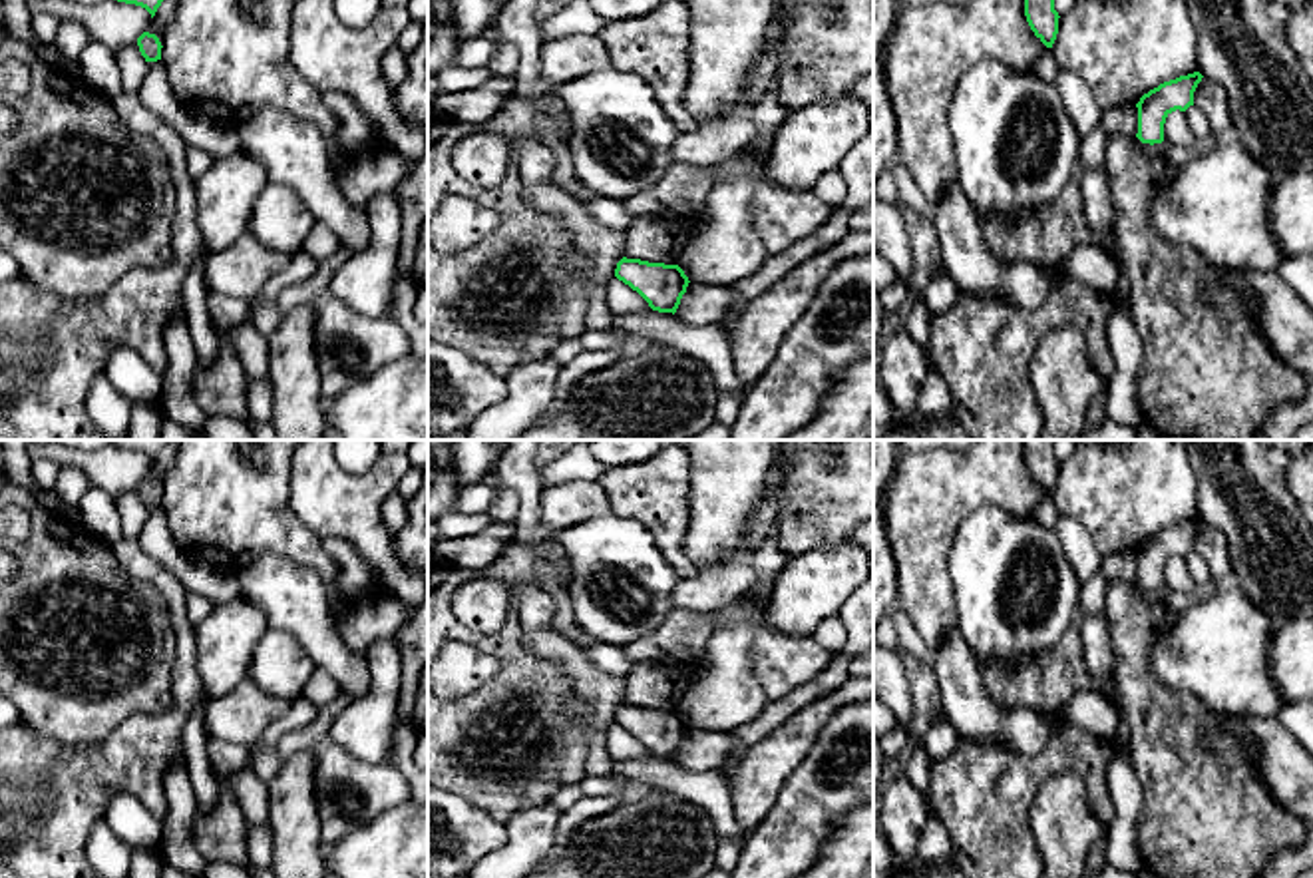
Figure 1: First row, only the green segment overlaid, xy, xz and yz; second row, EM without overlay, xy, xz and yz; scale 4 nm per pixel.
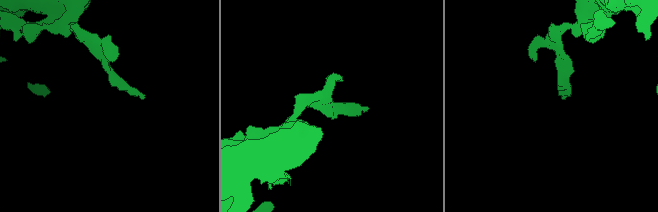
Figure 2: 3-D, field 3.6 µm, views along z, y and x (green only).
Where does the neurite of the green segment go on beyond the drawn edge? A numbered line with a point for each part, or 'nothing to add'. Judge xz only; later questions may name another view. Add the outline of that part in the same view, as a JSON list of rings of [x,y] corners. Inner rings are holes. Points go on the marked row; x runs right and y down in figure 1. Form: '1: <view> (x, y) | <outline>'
1: xz (603, 247) | [[[523,183],[521,195],[573,233],[577,249],[589,261],[585,327],[589,330],[607,330],[613,323],[613,313],[607,305],[605,283],[615,277],[617,263],[625,257],[623,231],[599,225],[571,193],[557,185]]]

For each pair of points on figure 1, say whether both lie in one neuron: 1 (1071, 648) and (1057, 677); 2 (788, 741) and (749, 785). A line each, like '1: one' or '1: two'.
1: one
2: one

